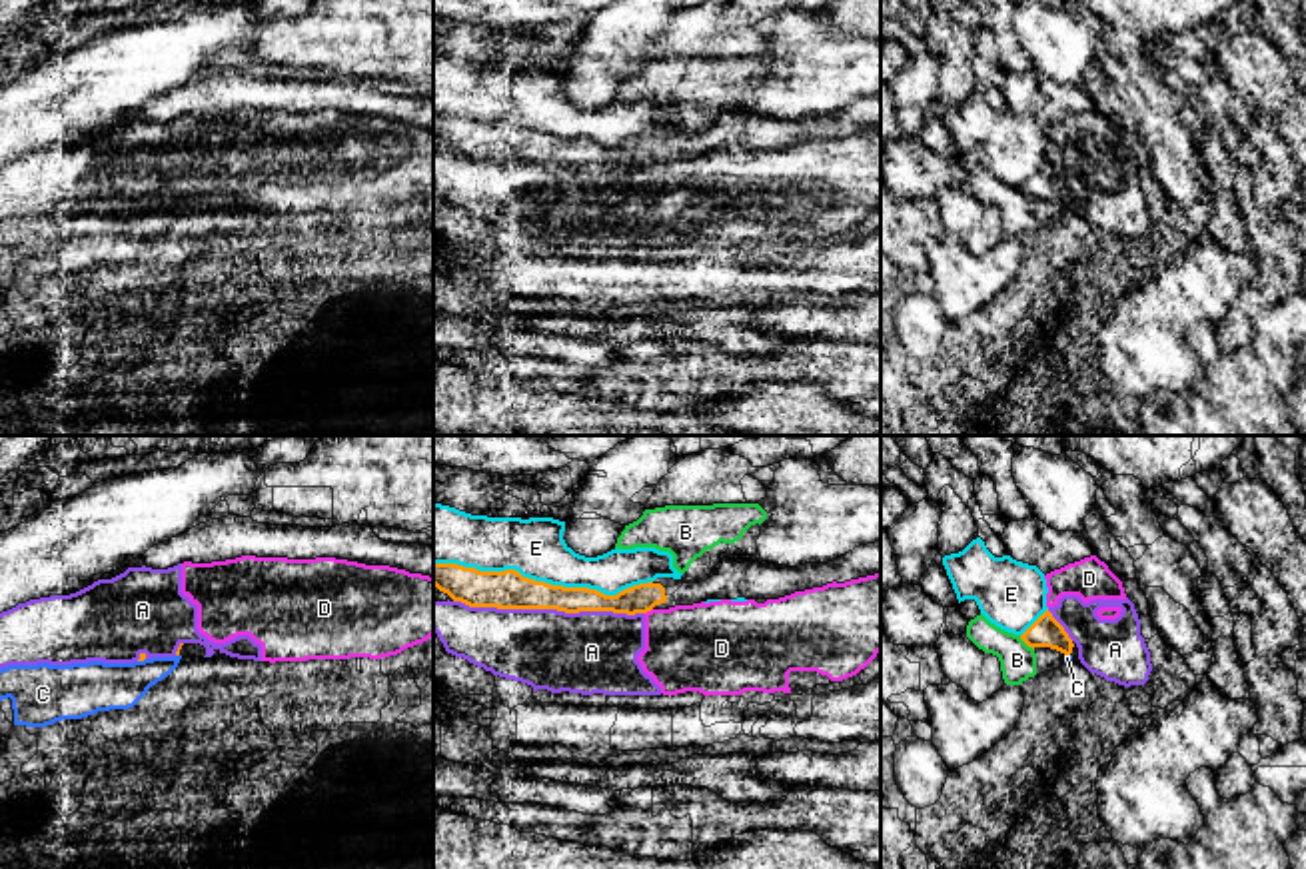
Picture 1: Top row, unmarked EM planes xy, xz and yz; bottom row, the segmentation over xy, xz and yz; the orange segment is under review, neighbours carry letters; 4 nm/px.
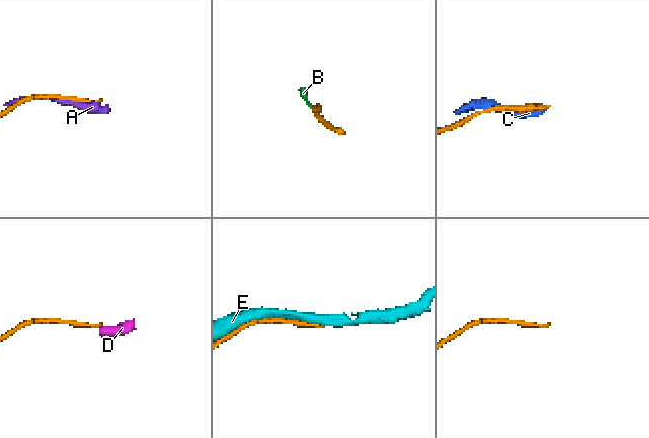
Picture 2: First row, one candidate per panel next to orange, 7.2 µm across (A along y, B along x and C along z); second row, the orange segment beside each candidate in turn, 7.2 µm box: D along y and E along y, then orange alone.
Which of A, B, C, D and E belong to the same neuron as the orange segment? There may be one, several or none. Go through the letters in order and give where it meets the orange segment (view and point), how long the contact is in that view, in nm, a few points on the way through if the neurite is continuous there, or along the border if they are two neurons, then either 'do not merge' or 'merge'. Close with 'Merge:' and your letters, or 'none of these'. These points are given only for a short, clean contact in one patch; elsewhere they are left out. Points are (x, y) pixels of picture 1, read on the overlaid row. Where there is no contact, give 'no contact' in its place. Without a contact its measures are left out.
A: meets orange in xz at (550, 608); contact 750 nm long; do not merge
B: meets orange in yz at (1027, 644); contact 90 nm long; border along yz (1019, 636), (1033, 650); do not merge
C: meets orange in xy at (140, 660); contact 40 nm long; do not merge
D: meets orange in xz at (648, 610); contact 40 nm long; border along xz (652, 608), (646, 614); do not merge
E: meets orange in xz at (544, 582); contact 900 nm long; do not merge
Merge: none of these

